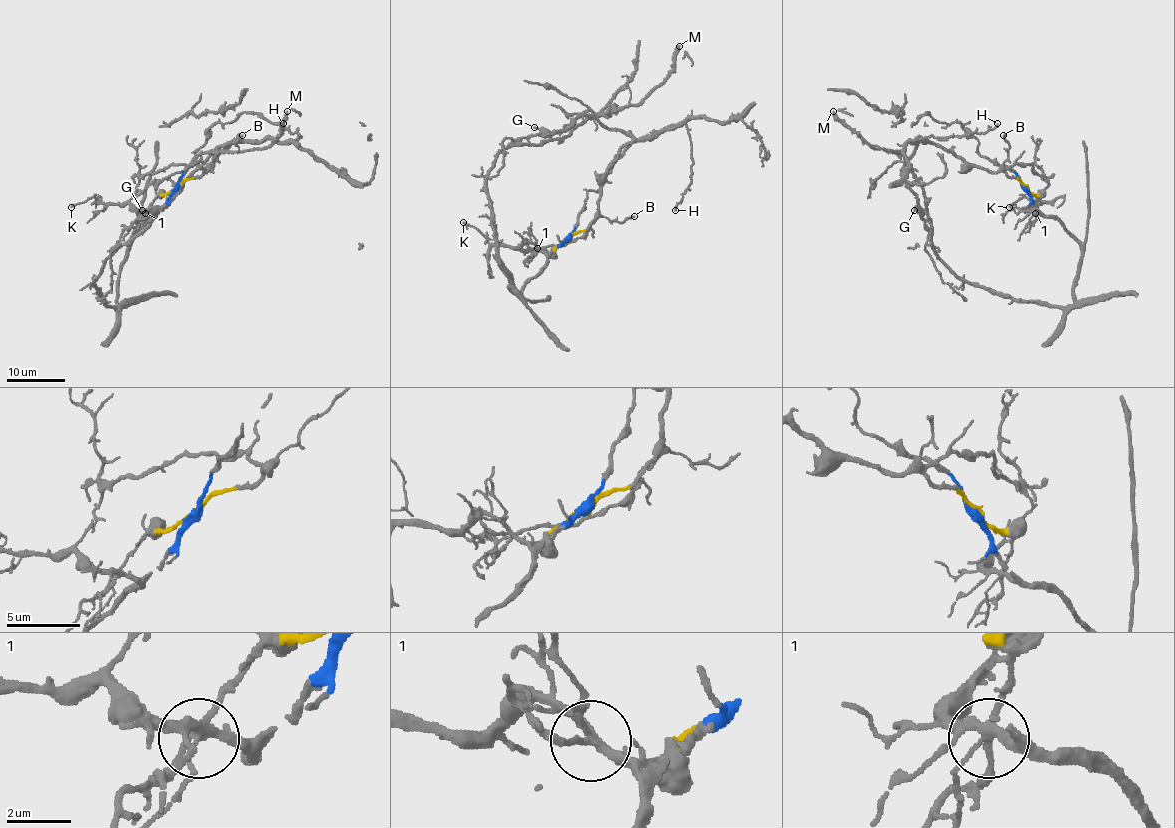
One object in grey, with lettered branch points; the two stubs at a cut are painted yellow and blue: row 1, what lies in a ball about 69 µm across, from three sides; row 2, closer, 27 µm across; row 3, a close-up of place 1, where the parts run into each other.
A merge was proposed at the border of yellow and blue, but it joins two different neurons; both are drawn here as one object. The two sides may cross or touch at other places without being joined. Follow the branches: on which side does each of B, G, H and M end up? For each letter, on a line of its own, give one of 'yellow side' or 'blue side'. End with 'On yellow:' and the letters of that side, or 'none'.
B: yellow side
G: yellow side
H: yellow side
M: blue side
On yellow: B, G, H

